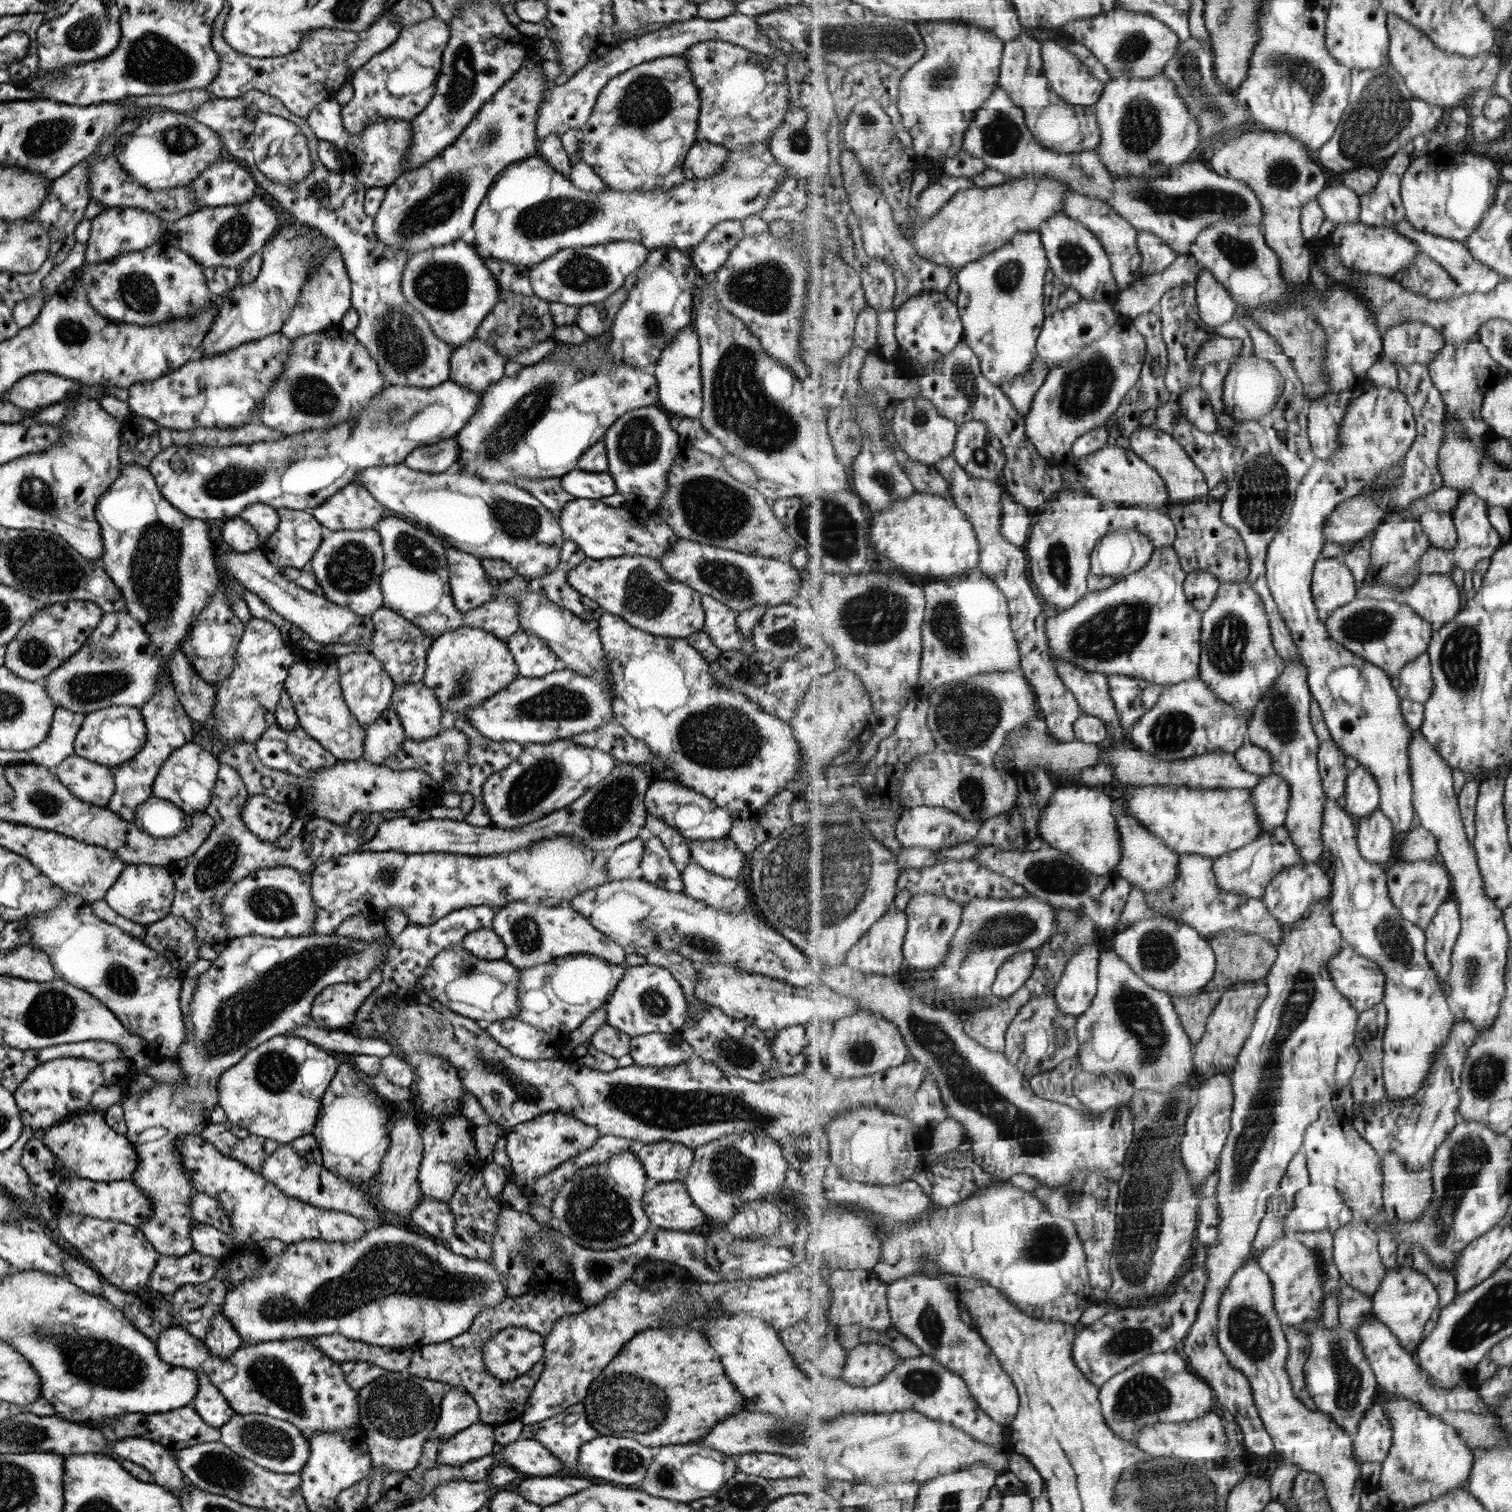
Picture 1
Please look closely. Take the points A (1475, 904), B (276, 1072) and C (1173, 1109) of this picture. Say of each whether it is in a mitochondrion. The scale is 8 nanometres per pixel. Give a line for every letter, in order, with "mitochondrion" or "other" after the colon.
A: other
B: mitochondrion
C: mitochondrion

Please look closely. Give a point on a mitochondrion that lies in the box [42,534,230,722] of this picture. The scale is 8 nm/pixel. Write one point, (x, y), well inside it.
(94, 685)

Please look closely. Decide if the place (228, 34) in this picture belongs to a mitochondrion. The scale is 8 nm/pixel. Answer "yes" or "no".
no

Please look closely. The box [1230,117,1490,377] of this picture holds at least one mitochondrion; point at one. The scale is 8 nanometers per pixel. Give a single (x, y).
(1282, 173)

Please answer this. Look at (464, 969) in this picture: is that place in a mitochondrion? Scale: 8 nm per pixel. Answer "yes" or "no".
yes

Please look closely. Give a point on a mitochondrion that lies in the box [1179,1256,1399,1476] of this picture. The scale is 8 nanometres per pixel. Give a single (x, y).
(1249, 1330)

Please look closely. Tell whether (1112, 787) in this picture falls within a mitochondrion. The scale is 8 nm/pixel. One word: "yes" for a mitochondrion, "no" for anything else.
no

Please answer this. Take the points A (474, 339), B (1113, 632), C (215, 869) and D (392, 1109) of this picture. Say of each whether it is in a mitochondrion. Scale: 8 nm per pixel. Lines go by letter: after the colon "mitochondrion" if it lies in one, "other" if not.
A: other
B: mitochondrion
C: mitochondrion
D: other

